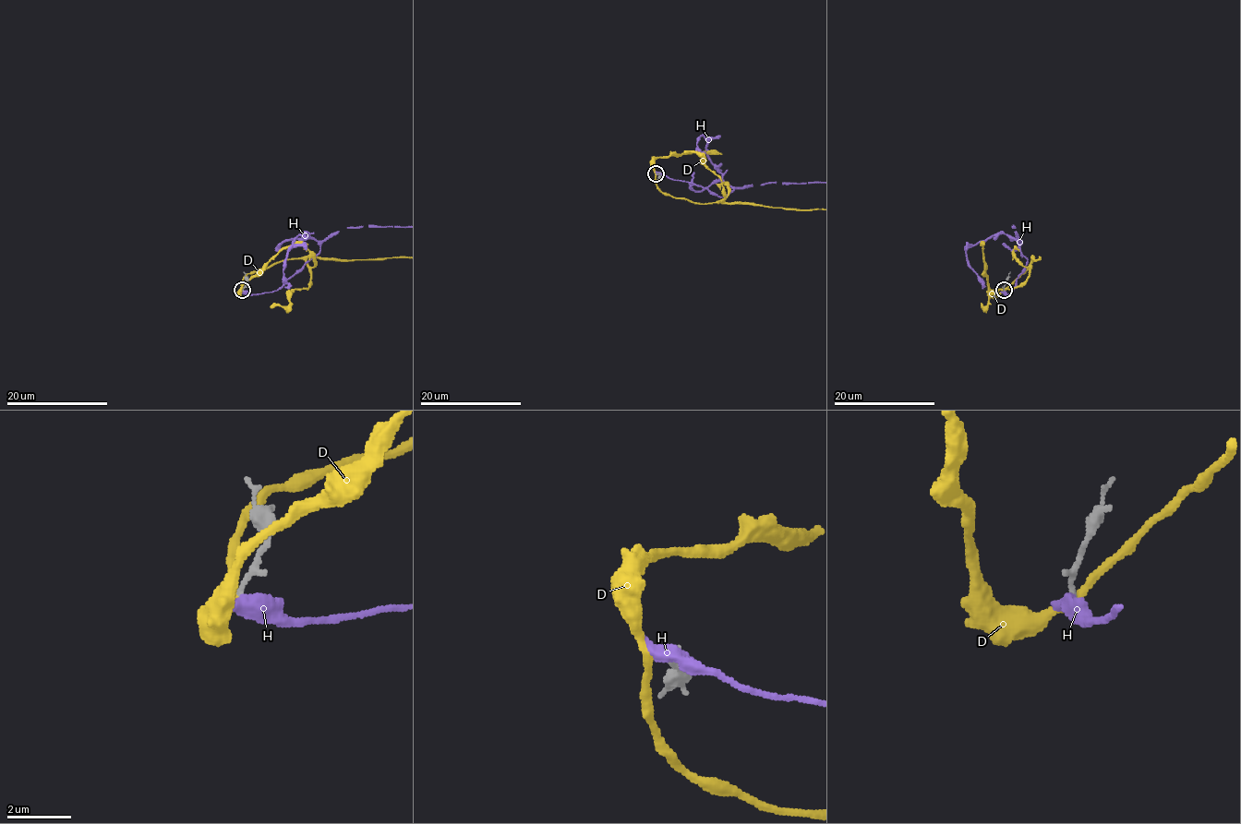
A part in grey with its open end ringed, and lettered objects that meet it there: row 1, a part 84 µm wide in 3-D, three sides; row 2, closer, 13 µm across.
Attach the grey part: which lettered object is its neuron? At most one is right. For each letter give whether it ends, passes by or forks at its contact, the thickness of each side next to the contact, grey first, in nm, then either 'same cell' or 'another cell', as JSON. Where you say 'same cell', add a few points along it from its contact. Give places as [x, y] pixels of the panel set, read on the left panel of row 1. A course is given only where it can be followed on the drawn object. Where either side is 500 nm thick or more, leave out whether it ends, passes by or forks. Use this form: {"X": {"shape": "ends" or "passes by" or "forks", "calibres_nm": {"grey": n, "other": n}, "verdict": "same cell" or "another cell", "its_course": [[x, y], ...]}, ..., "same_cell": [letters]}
{"D": {"shape": "passes by", "calibres_nm": {"grey": 90, "other": 240}, "verdict": "another cell"}, "H": {"calibres_nm": {"grey": 90, "other": 550}, "verdict": "another cell"}, "same_cell": []}

